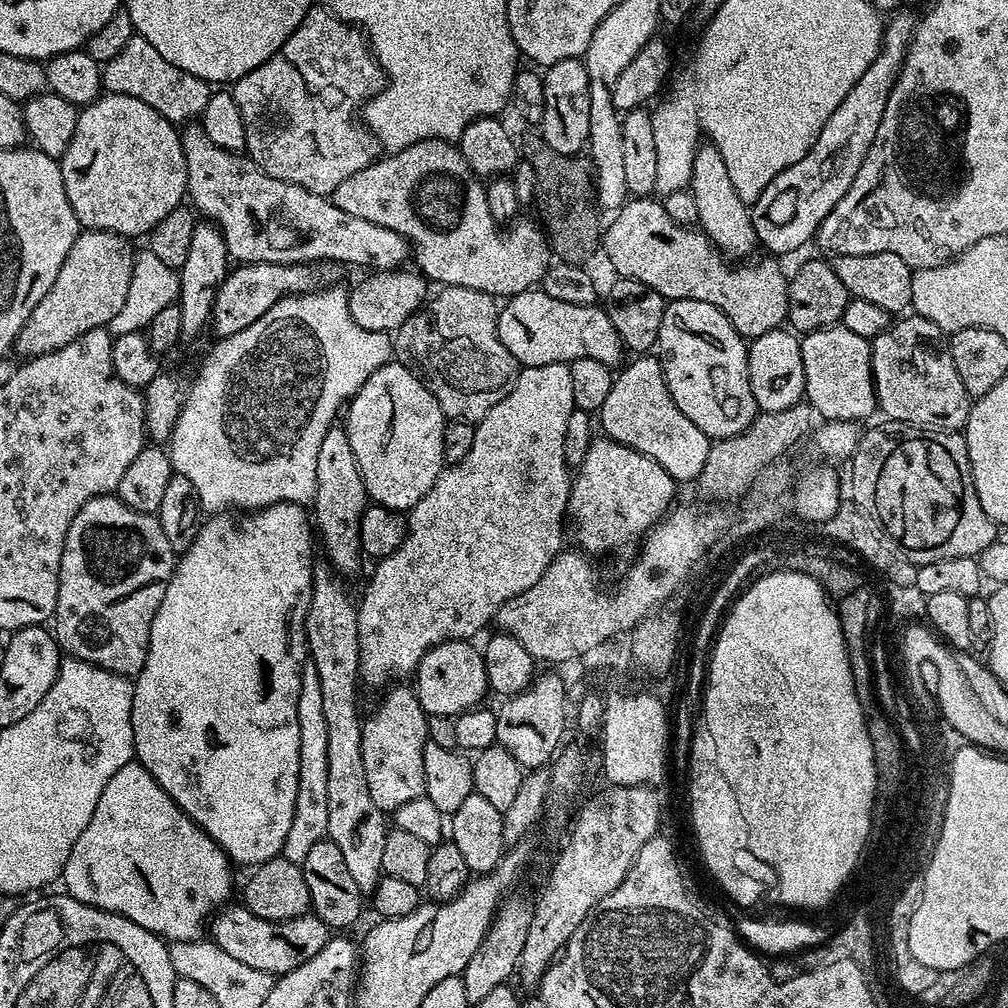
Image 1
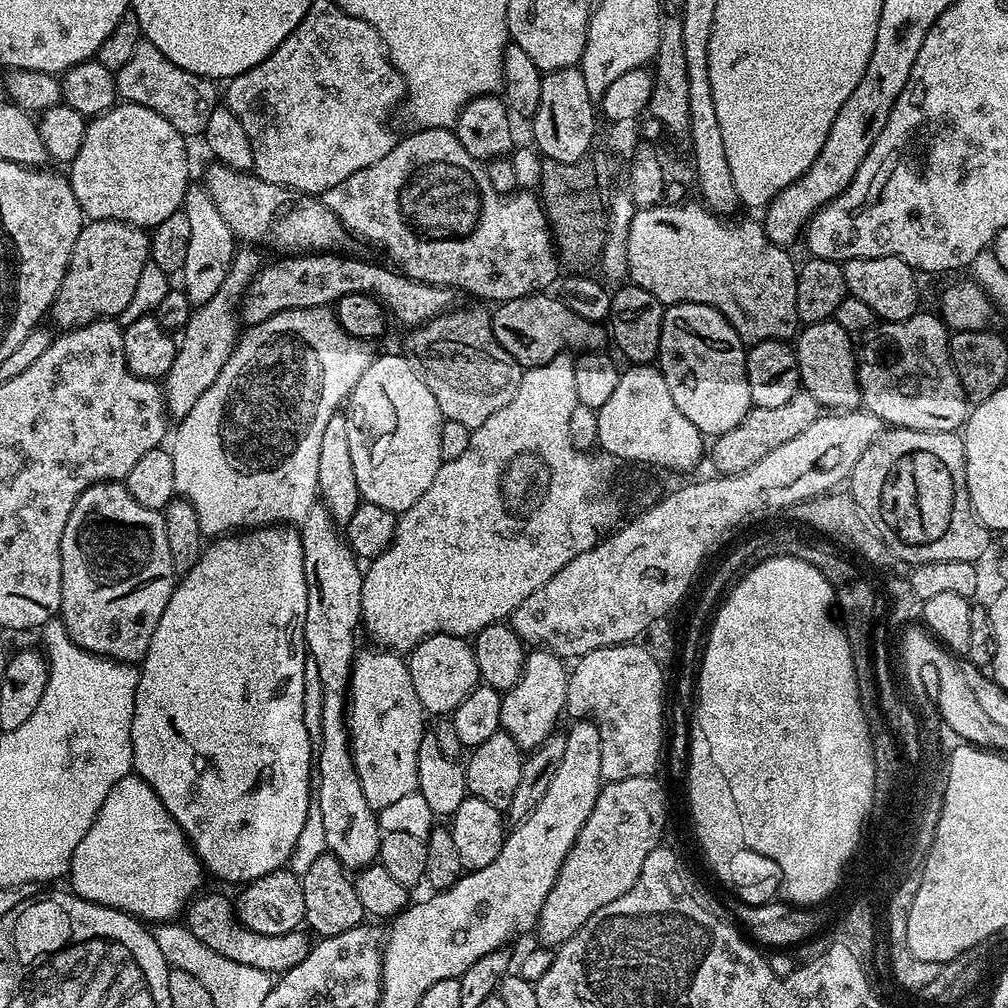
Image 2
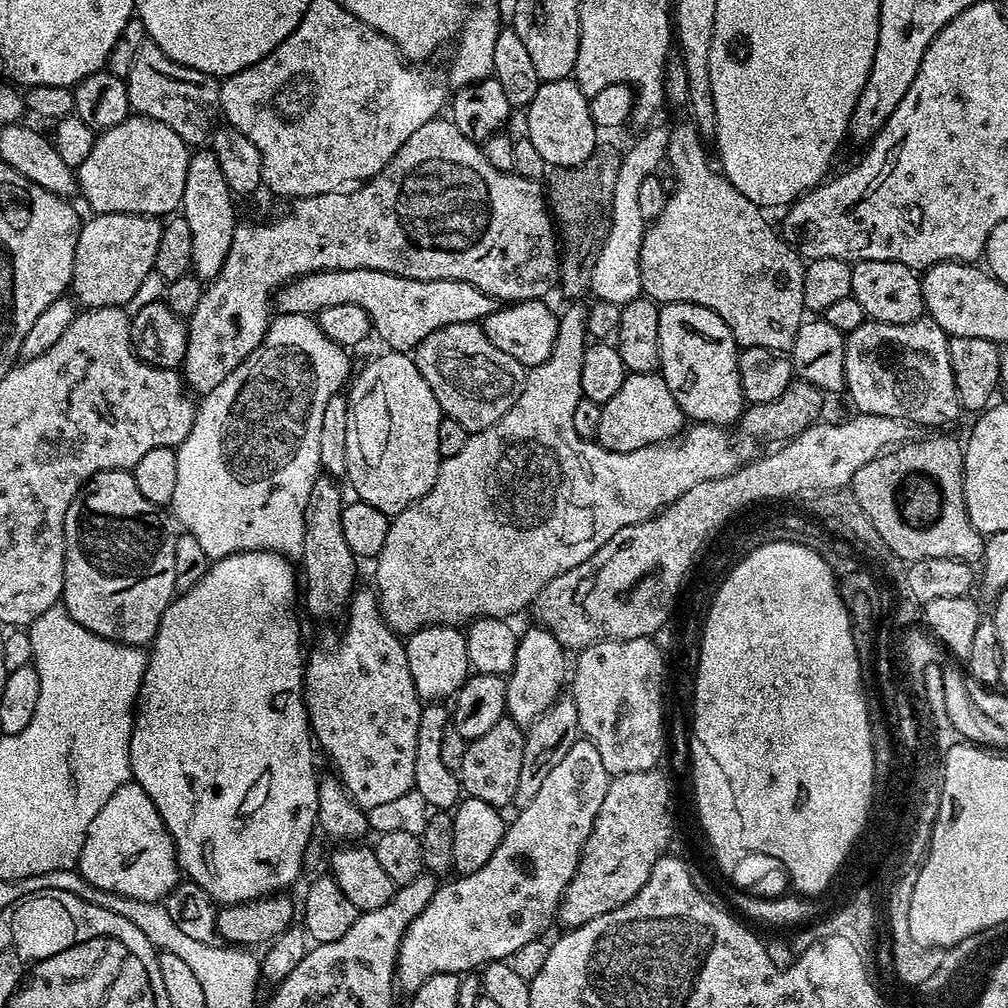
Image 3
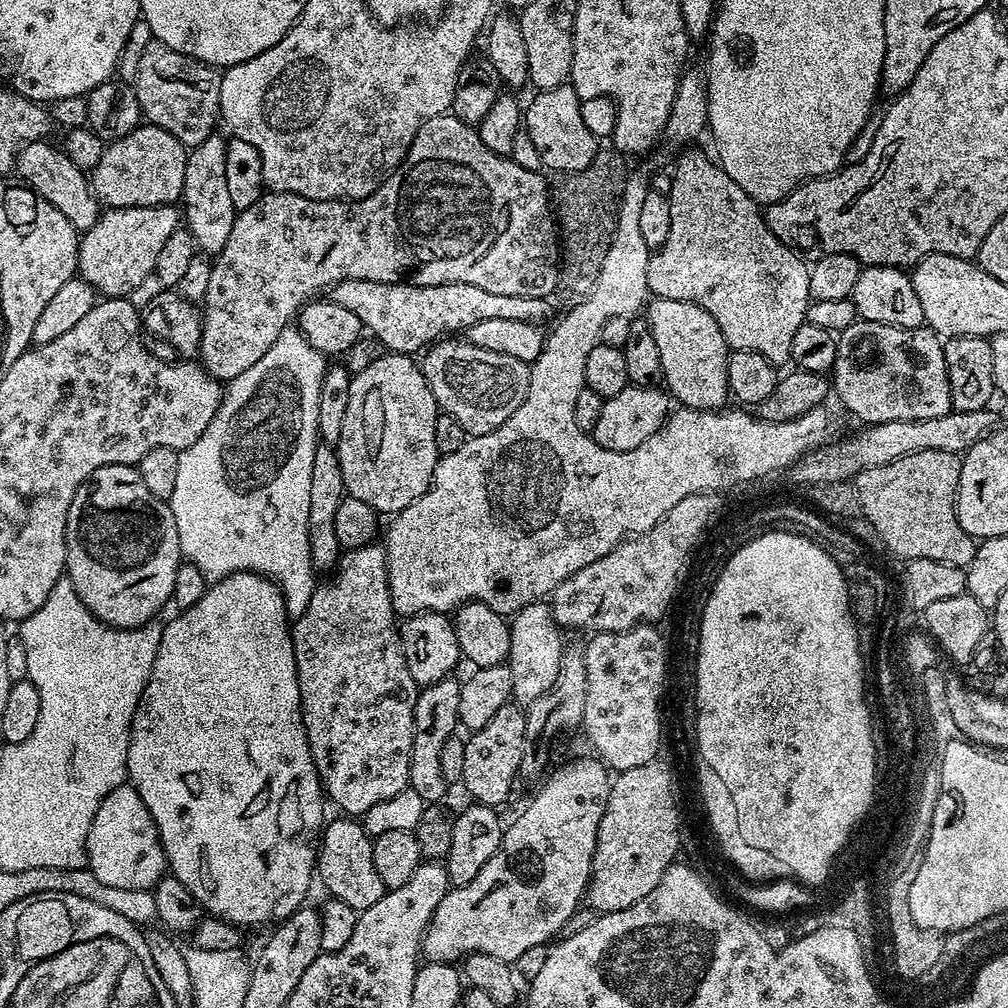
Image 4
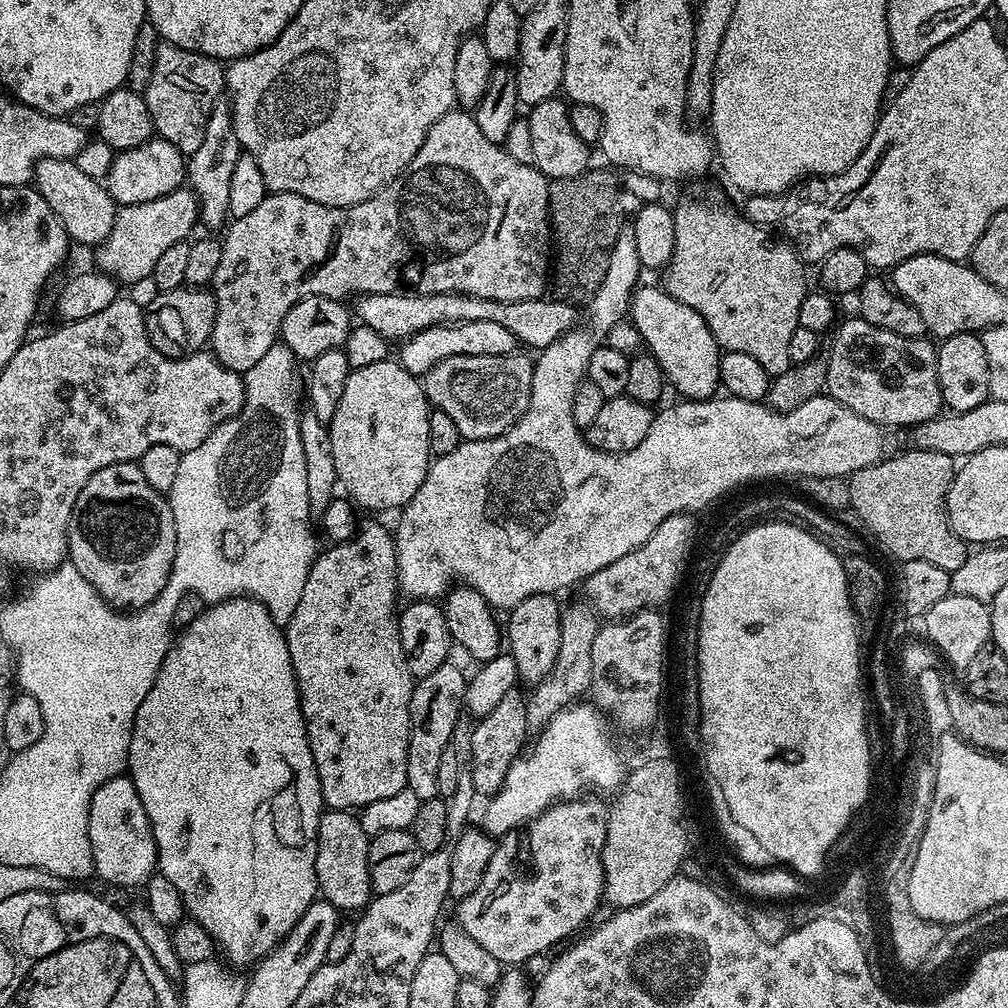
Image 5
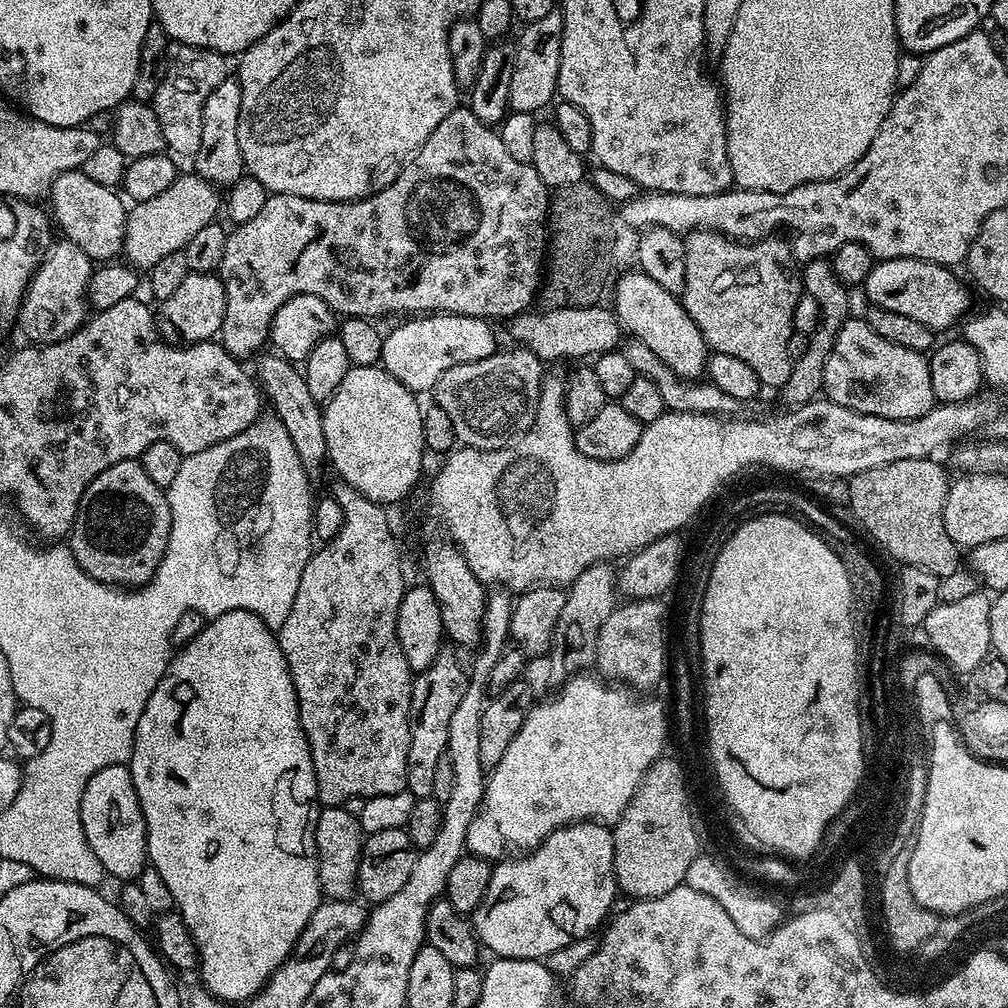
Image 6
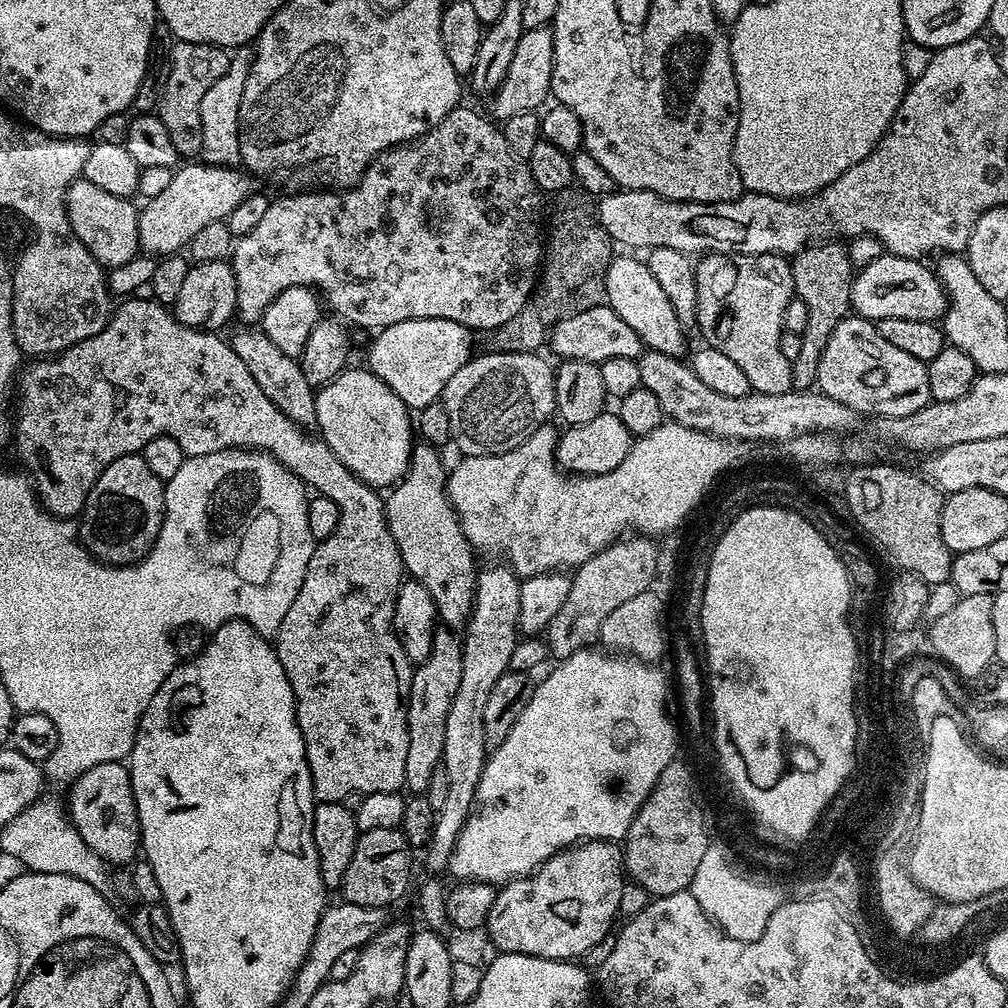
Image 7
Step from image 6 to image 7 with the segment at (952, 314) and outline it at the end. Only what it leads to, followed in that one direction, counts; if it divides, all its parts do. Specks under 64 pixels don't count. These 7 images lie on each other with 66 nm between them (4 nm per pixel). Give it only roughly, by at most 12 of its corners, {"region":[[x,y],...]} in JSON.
{"region":[[885,254],[852,278],[866,320],[939,321],[948,296],[923,259]]}

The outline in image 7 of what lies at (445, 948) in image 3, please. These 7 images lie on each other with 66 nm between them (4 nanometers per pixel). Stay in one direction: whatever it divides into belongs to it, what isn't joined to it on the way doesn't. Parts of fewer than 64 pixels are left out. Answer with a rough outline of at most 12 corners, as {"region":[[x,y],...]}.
{"region":[[586,840],[499,885],[500,952],[575,961],[609,939],[619,843]]}

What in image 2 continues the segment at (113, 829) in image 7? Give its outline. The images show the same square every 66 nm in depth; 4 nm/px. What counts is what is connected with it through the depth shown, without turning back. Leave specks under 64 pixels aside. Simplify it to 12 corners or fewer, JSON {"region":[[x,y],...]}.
{"region":[[140,776],[106,794],[71,891],[172,922],[206,869]]}

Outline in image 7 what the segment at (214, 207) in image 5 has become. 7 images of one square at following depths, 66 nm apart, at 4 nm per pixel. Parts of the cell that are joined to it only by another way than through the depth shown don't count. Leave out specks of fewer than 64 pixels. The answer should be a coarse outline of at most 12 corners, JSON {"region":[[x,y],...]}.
{"region":[[251,47],[235,49],[202,98],[199,159],[241,163],[240,107]]}

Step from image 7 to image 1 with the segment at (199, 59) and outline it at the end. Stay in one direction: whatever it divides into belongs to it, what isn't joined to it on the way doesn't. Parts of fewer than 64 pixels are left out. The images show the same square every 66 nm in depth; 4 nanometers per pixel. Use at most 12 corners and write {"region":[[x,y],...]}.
{"region":[[135,34],[103,61],[105,93],[138,98],[177,126],[213,94]]}

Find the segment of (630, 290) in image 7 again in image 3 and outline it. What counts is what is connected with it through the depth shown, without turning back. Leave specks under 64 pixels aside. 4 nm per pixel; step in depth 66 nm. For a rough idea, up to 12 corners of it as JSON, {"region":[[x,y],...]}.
{"region":[[697,304],[663,305],[659,375],[689,421],[746,407],[741,349]]}

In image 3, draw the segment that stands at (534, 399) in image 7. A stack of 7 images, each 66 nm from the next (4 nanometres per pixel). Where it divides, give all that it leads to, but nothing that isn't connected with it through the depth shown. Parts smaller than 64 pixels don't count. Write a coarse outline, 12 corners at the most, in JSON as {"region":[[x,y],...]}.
{"region":[[479,323],[414,350],[441,413],[470,434],[518,402],[524,365]]}

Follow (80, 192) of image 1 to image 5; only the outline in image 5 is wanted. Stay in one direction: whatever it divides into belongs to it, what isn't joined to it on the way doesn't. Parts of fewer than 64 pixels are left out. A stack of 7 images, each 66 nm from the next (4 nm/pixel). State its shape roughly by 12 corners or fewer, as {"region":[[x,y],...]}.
{"region":[[151,138],[112,157],[117,205],[154,202],[186,180],[186,156]]}

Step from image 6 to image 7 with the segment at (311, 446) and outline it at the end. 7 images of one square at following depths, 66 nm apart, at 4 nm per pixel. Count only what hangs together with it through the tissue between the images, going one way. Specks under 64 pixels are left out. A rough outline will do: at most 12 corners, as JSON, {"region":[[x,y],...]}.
{"region":[[259,327],[230,336],[234,354],[290,422],[316,428],[316,392],[299,359]]}

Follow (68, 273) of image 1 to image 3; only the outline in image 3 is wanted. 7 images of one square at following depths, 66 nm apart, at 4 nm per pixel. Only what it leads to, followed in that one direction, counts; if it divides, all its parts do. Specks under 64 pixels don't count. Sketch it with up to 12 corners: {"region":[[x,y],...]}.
{"region":[[154,216],[85,219],[71,295],[124,308],[156,266]]}

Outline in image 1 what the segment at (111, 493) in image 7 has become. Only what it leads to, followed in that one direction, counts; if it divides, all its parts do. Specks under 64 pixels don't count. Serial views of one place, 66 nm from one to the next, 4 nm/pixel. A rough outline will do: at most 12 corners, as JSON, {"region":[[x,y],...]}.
{"region":[[92,496],[54,613],[69,657],[139,676],[178,553],[153,513]]}

